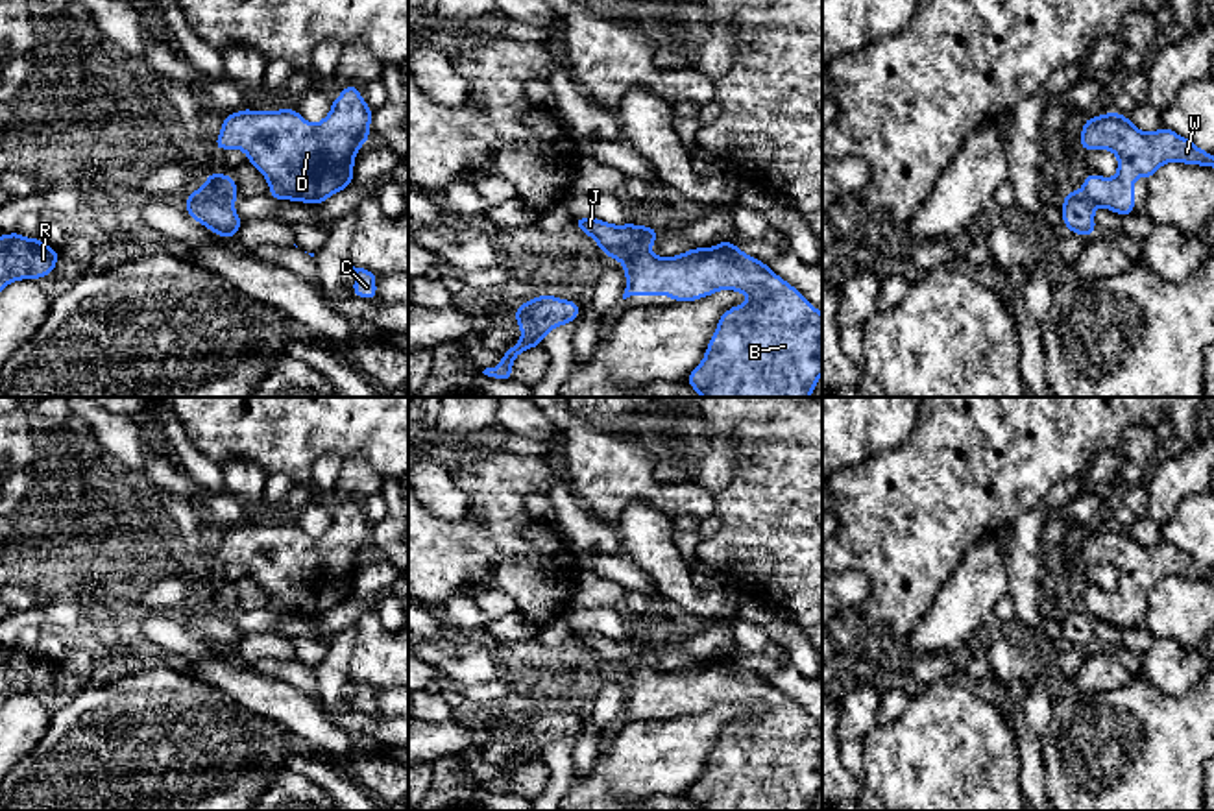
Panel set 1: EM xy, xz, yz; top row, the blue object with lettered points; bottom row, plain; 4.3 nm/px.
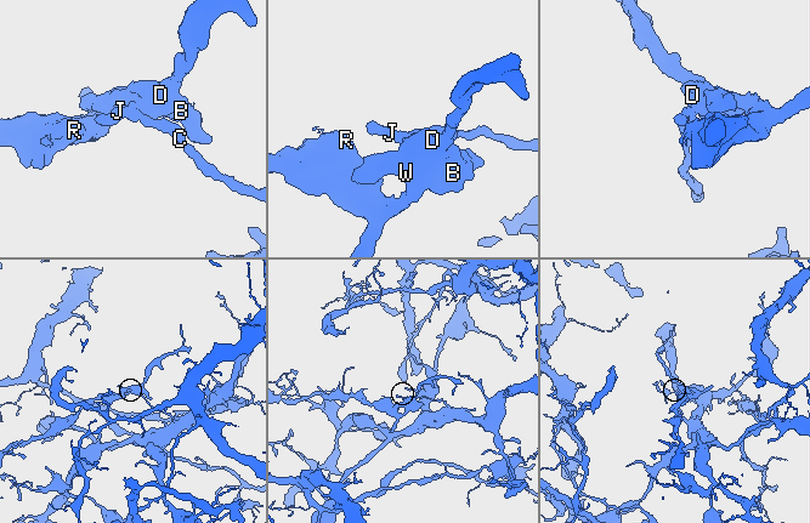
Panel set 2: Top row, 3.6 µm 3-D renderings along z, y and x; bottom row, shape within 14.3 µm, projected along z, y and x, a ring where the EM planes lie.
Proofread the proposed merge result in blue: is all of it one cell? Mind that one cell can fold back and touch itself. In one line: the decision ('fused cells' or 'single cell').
fused cells

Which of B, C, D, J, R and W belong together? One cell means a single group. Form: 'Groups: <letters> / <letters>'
Groups: B D R W / C J

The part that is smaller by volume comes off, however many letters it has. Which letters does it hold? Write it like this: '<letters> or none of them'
B, D, R, W

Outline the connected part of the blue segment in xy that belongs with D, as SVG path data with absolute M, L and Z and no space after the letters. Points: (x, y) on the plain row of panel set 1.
M344 499L333 514L331 527L318 538L307 536L296 523L251 525L242 523L224 532L214 556L218 565L242 563L270 599L270 611L322 619L333 608L353 597L353 576L360 560L370 554L373 525L358 506L360 501Z

